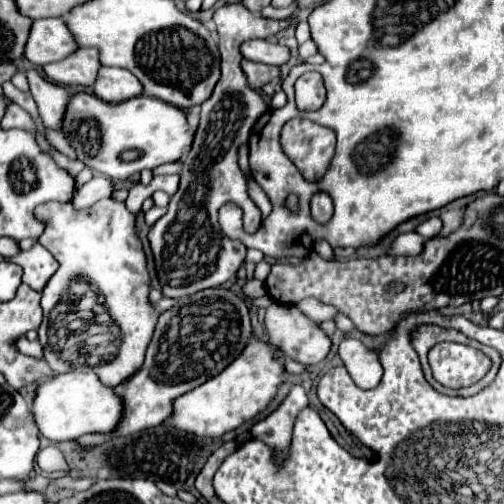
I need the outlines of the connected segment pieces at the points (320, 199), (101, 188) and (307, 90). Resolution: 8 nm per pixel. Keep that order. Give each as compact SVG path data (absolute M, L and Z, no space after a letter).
M316 193L310 201L310 209L311 213L318 213L319 223L327 223L326 221L332 217L332 203L326 193Z
M94 175L88 183L84 183L78 191L78 195L74 197L74 205L78 205L78 209L82 207L90 207L96 201L110 197L114 191L114 183L112 179L104 177L104 175Z
M316 71L304 73L296 81L294 89L296 89L296 105L298 105L300 111L314 111L326 99L326 89L324 89L322 75L316 73Z

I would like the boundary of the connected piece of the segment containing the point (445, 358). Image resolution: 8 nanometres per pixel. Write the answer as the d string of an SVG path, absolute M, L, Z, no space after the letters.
M438 343L428 353L436 381L446 387L460 389L476 383L490 369L490 359L480 351L458 345L458 343Z

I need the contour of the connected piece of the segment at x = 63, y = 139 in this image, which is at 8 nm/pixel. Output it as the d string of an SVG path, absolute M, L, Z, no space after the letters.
M45 128L47 139L60 151L62 154L70 157L70 159L77 159L76 152L72 149L68 138L60 131Z

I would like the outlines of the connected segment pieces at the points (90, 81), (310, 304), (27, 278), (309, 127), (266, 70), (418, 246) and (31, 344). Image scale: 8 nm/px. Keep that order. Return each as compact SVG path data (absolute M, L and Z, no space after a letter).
M78 49L70 57L44 65L44 75L60 85L94 85L100 69L98 49Z
M314 299L304 301L302 305L298 305L298 309L314 321L328 321L328 319L334 319L338 315L338 309L334 309L330 305L324 305L320 301L314 301Z
M34 243L28 251L20 251L10 261L24 269L24 283L34 291L42 291L46 281L58 269L58 261L54 259L54 255L50 255L50 251L46 251L40 243Z
M294 117L282 127L280 145L306 181L318 181L334 157L336 135L328 127Z
M242 61L242 69L250 81L252 89L262 89L266 83L270 83L272 79L280 77L280 67L272 67L272 65L264 65L264 63L254 63L254 61Z
M418 233L398 235L392 243L390 255L420 255L424 249L424 243L426 243L426 239Z
M18 337L16 341L14 341L14 347L20 351L20 353L24 353L24 355L32 355L32 357L42 357L42 345L38 343L38 341L28 341L26 337Z

